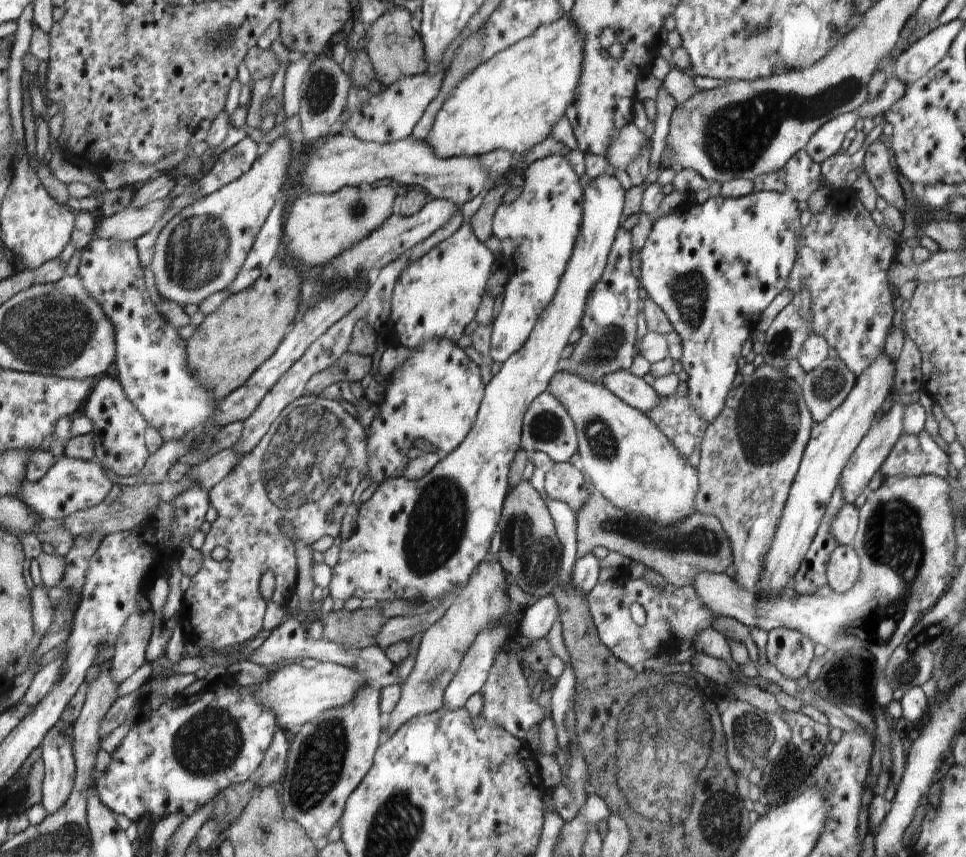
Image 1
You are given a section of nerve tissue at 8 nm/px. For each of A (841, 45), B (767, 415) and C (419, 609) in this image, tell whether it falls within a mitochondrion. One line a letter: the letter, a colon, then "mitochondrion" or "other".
A: other
B: mitochondrion
C: other

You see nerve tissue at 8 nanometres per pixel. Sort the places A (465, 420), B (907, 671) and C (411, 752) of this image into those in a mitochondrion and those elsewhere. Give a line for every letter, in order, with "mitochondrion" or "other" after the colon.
A: other
B: mitochondrion
C: other

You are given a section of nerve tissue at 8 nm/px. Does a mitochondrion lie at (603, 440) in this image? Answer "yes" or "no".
yes

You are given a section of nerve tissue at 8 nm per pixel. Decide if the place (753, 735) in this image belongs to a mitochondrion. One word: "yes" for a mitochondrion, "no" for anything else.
yes

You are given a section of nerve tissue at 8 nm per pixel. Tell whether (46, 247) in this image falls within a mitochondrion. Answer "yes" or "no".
no

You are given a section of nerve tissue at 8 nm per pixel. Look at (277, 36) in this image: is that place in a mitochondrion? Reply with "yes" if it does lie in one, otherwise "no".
no

